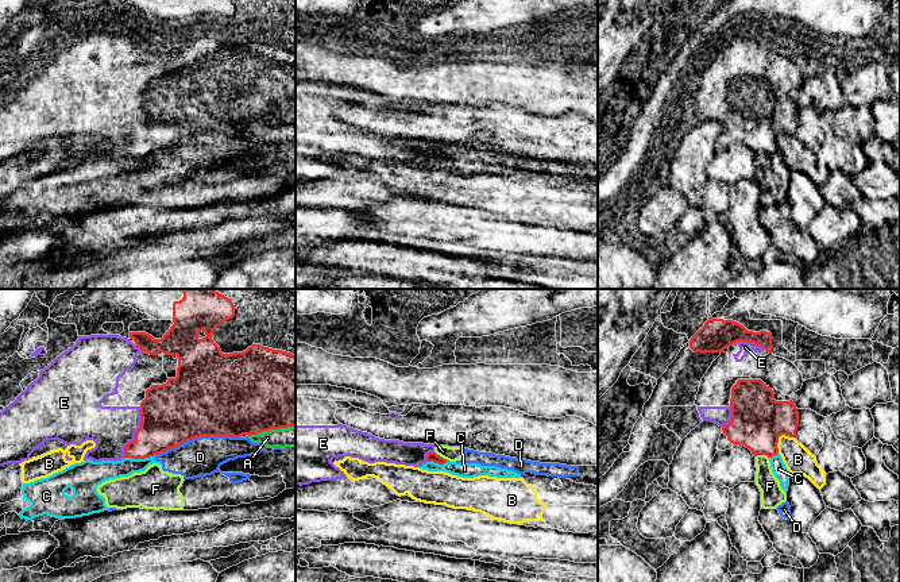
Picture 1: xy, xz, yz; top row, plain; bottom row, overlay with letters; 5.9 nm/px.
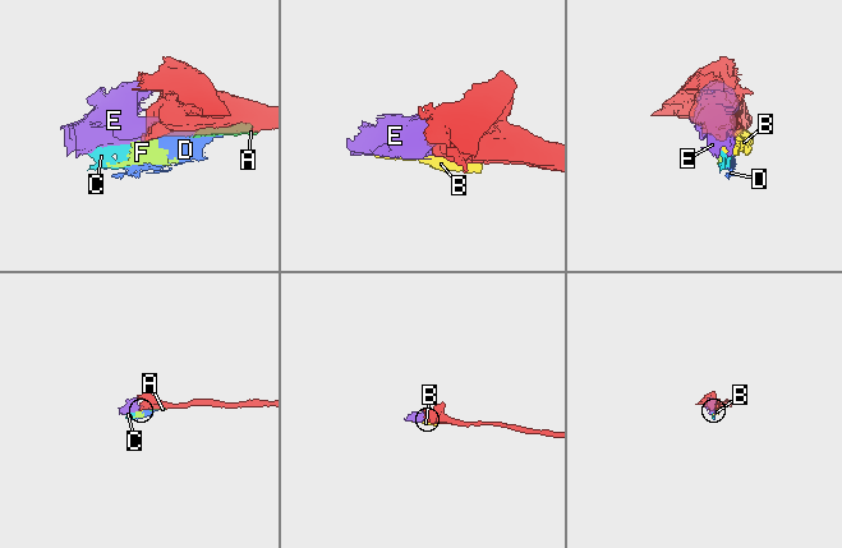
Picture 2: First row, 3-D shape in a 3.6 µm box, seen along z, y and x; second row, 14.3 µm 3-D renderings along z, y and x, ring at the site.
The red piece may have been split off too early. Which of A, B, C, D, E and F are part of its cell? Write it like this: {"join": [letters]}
{"join": ["A", "E"]}

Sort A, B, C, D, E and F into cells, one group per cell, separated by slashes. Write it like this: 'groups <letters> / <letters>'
groups A E / B / C D F

